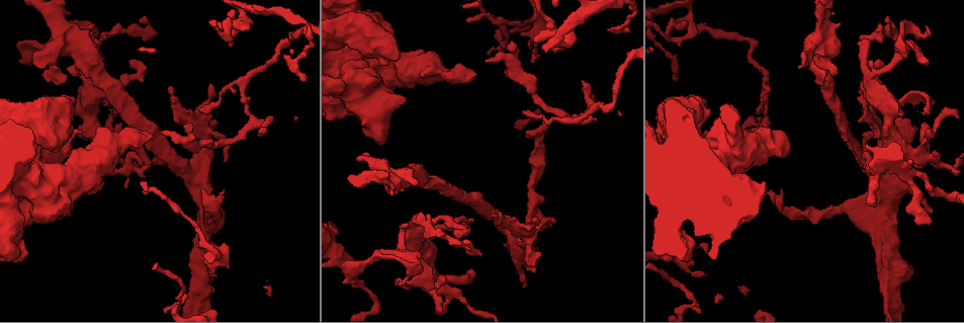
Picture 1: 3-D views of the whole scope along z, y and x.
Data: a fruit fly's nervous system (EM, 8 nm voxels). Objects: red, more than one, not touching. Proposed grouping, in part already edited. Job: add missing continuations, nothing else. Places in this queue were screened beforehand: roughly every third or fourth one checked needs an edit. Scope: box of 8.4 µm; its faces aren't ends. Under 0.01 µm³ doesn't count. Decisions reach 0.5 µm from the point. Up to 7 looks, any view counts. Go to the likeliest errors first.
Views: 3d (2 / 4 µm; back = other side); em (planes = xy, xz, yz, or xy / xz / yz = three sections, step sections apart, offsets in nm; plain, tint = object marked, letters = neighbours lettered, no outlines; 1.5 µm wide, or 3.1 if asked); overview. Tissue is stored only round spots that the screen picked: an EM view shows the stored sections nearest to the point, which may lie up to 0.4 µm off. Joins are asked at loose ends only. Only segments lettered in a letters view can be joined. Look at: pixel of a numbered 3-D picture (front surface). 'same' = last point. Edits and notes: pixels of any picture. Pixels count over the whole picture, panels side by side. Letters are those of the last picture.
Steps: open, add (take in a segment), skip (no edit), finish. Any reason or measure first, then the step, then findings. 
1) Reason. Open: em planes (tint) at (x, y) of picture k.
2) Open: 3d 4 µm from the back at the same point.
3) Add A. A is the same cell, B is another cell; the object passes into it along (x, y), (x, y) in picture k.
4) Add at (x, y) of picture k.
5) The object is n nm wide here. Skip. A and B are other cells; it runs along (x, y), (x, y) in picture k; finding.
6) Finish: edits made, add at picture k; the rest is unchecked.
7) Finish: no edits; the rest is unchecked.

Stops while still wide. Open: 3d 4 µm at (901, 114) of picture 1.

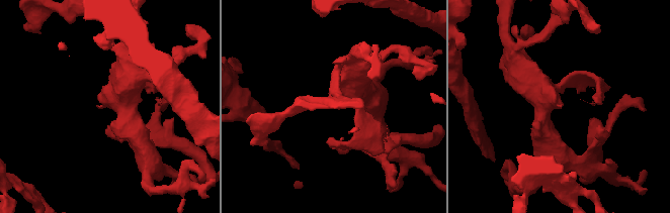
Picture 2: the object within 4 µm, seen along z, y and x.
Open: em planes (letters) at (559, 107) of picture 2.

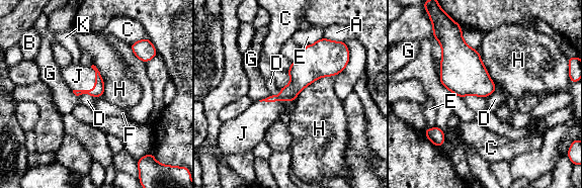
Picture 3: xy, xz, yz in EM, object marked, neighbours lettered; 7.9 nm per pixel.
Add at (77, 76) of picture 3. J is the same cell, A, B, C, D, E, F, G, H and K are other cells; it goes on there.

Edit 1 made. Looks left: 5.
Free end. Open: em planes (tint) at (704, 277) of picture 1.

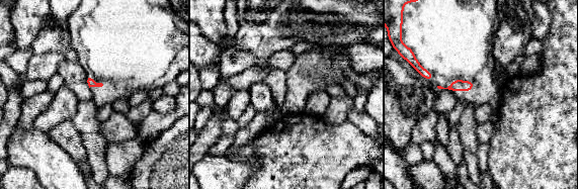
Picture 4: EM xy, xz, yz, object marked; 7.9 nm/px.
See the neighbours. Open: em planes (letters) at the same point.

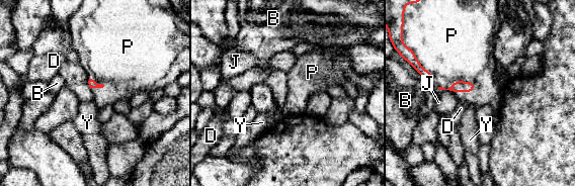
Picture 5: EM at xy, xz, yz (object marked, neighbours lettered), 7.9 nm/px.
The object is 70 nm wide here; the longest contact is with P, 320 nm. Add at (454, 50) of picture 5. P is the same cell, B, D, J and Y are other cells; it goes on there.

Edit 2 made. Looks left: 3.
Free end. Open: 3d 4 µm from the back at (522, 285) of picture 1.

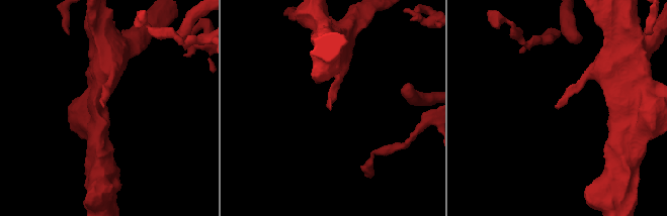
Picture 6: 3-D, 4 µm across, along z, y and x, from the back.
Shape alone is not enough. Open: em xy step 4 (letters) at (103, 105) of picture 6.

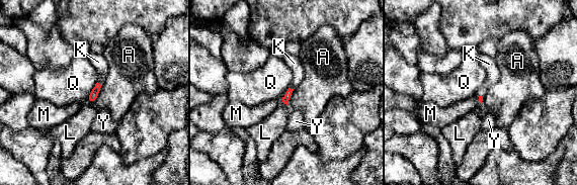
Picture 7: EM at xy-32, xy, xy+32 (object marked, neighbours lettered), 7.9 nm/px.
The longest contact is with Q, 180 nm. Add at (98, 62) of picture 7. K is the same cell, A, L, M, Q and Y are other cells; the object passes into it along (93, 95), (98, 83), (98, 62) in picture 7; it goes on there.

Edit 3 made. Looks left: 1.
Finish: edits made, add at picture 3, add at picture 5, add at picture 7; the rest is unchecked.

